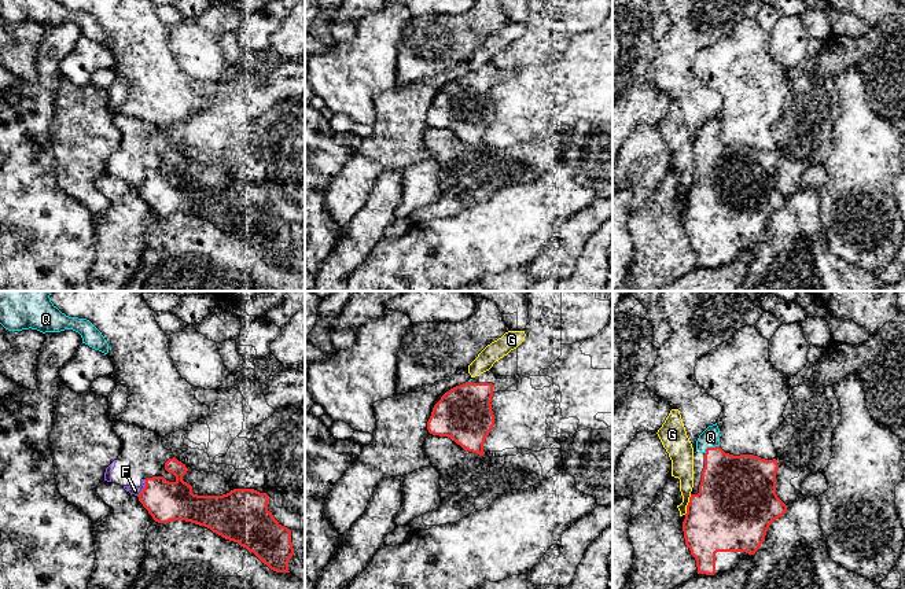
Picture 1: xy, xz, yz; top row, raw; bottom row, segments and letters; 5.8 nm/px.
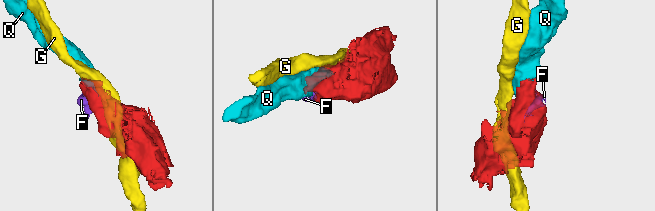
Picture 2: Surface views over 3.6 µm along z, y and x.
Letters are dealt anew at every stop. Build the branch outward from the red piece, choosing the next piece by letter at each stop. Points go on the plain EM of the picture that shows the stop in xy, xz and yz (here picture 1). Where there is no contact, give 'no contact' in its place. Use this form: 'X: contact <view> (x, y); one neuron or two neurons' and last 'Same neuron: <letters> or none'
F: contact xy (144, 180); two neurons
G: contact yz (688, 197); two neurons
Q: contact yz (710, 140); one neuron
Same neuron: Q

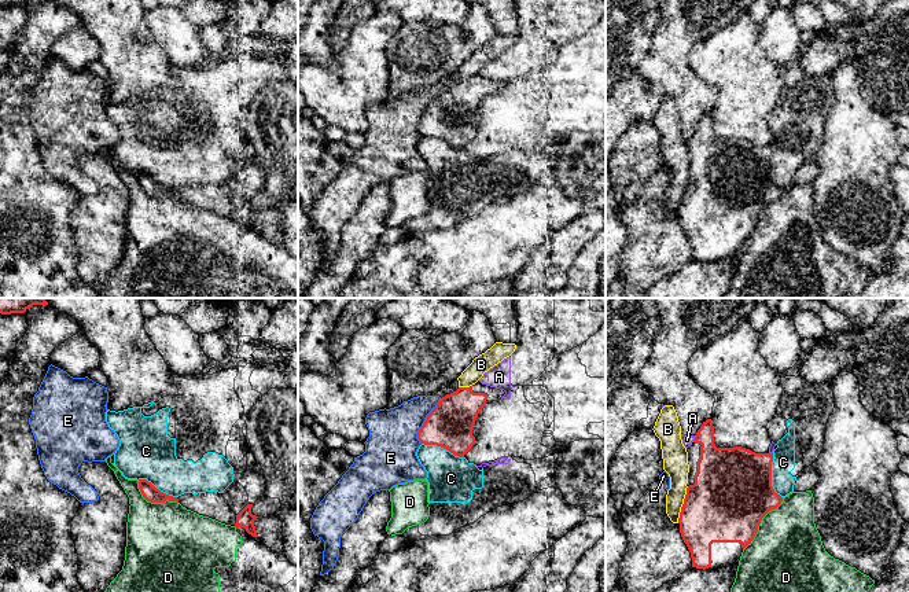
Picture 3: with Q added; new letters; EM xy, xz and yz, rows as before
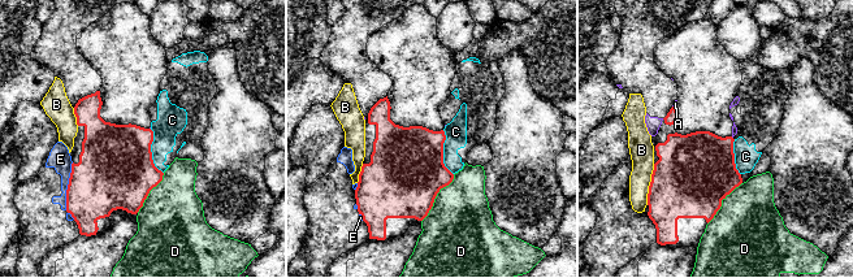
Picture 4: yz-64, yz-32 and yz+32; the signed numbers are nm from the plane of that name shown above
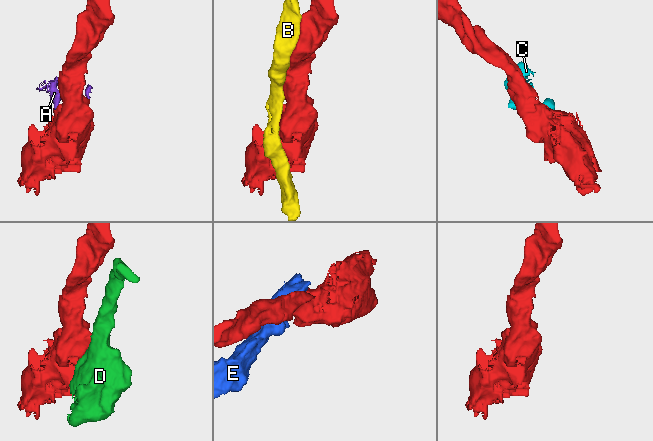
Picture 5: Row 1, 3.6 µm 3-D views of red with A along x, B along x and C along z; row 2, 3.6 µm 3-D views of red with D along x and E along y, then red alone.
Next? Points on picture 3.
A: contact yz (695, 131); two neurons
B: contact yz (683, 197); two neurons
C: contact yz (771, 168); two neurons
D: contact yz (760, 214); two neurons
E: contact xz (424, 114); two neurons
Same neuron: none

